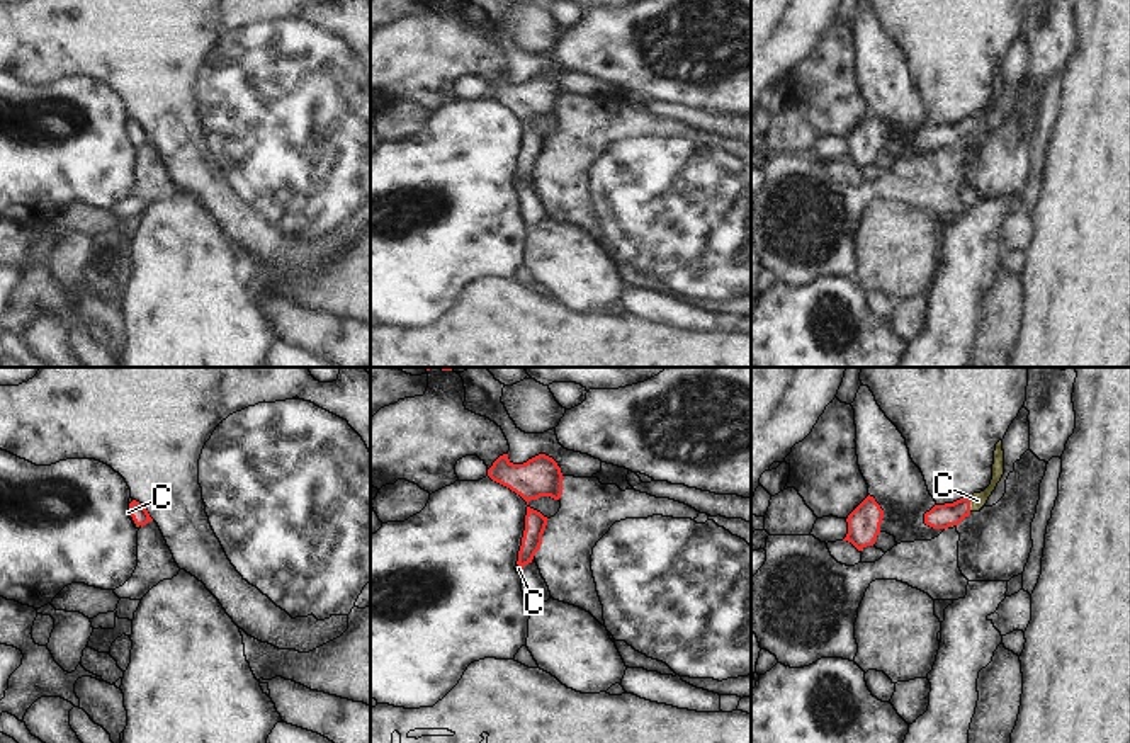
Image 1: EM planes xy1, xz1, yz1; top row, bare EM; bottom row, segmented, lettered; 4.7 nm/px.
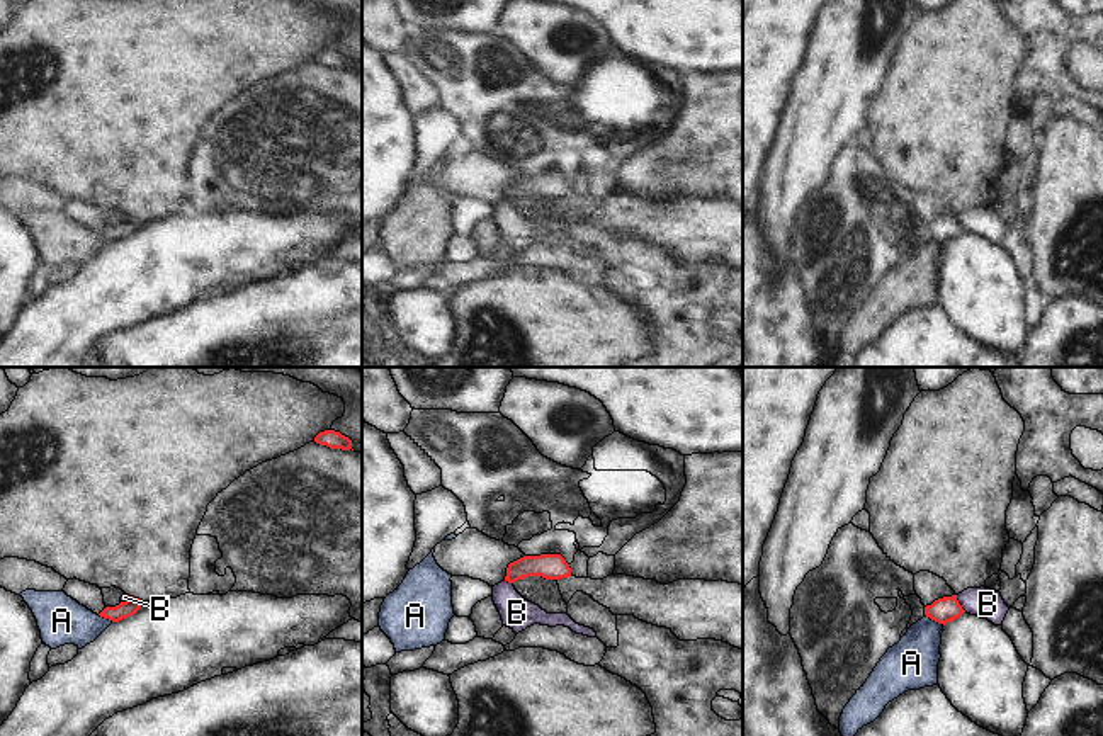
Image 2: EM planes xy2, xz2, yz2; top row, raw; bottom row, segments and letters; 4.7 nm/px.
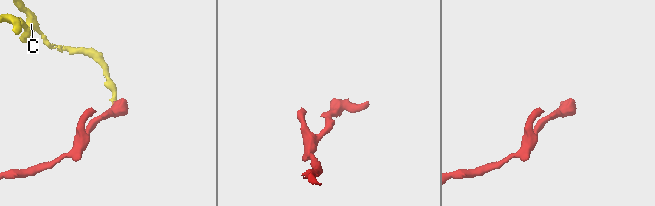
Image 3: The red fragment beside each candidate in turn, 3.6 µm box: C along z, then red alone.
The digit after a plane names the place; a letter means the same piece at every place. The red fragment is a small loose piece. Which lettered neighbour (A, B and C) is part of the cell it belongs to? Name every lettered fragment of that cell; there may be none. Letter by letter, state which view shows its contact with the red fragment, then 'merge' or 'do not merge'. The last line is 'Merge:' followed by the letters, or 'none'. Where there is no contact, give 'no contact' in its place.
A: yz2 | do not merge
B: yz2 | do not merge
C: yz1 | merge
Merge: C

